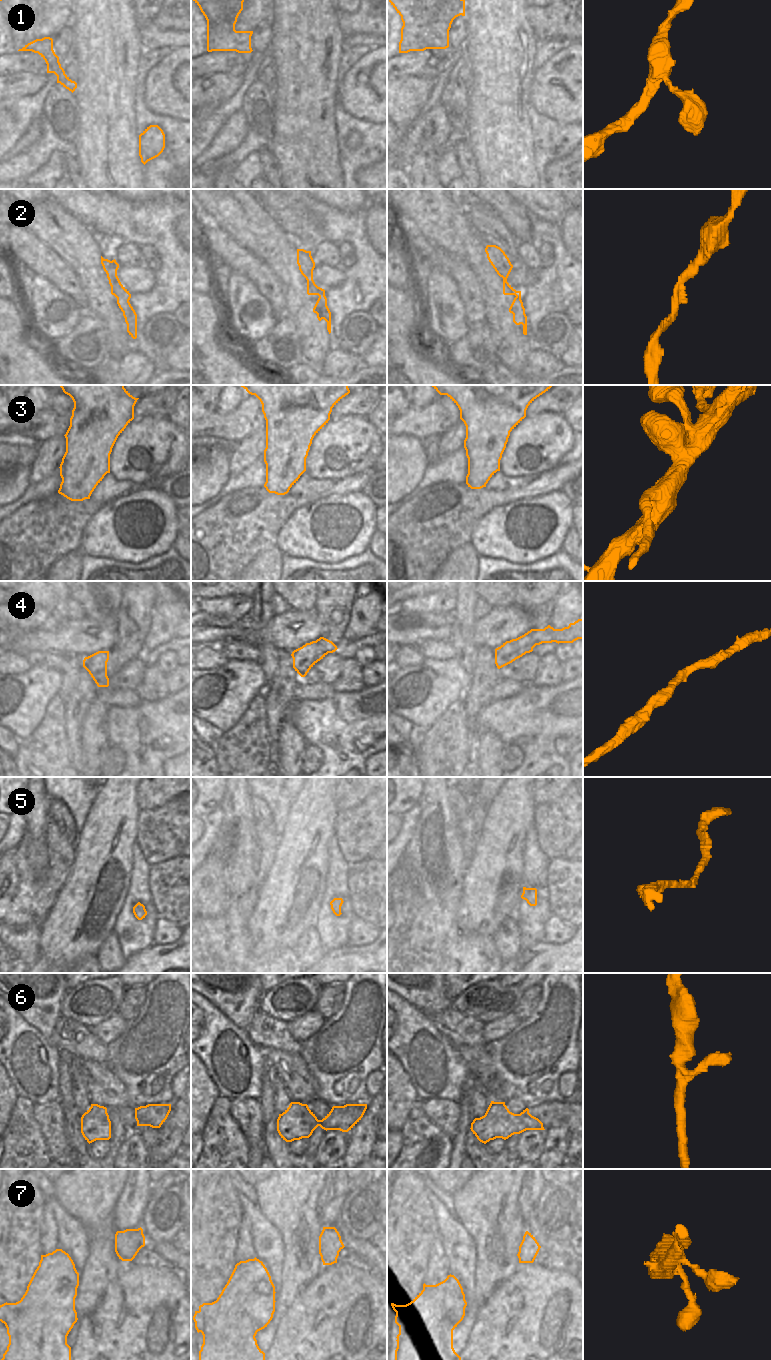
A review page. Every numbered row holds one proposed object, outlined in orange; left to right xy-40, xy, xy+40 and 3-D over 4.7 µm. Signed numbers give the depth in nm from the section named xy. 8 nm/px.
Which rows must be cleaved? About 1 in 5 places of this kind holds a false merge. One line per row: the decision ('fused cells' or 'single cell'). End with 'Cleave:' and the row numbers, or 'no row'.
1: single cell
2: single cell
3: single cell
4: single cell
5: single cell
6: single cell
7: single cell
Cleave: no row

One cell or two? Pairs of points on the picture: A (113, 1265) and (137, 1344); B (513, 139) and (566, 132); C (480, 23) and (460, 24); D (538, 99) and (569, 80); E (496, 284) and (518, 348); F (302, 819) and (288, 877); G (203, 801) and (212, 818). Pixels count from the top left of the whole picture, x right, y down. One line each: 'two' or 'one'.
A: two
B: two
C: two
D: one
E: one
F: one
G: two

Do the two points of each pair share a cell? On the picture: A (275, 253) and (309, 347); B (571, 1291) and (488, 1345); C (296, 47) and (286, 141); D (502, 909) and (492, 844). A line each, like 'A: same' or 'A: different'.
A: same
B: same
C: same
D: same

